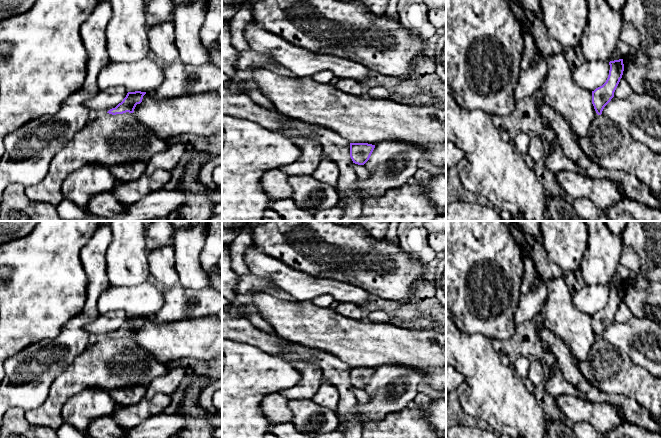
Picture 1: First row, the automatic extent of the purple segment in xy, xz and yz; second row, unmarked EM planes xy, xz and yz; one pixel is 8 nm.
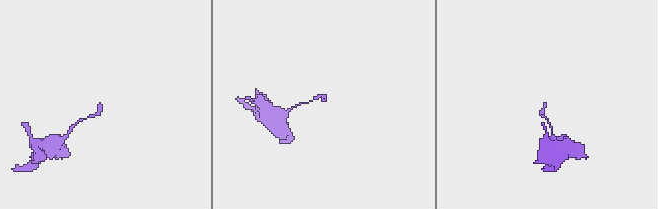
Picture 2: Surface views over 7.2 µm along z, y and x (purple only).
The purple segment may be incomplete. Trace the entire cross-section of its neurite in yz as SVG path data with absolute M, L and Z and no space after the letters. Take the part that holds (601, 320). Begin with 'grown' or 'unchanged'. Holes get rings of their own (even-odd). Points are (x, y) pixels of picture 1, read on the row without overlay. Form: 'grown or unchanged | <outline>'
unchanged | M623 283L610 285L609 289L610 294L606 306L592 315L592 328L598 339L602 338L604 331L614 321L614 316L624 295Z

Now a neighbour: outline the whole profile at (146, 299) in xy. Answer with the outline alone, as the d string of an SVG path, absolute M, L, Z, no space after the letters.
M151 279L133 287L110 286L98 299L98 313L122 310L128 316L153 317L164 305L164 293L165 290Z

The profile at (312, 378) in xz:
M308 362L293 363L301 375L301 380L292 388L281 391L288 400L312 399L323 383L323 375L320 368Z

